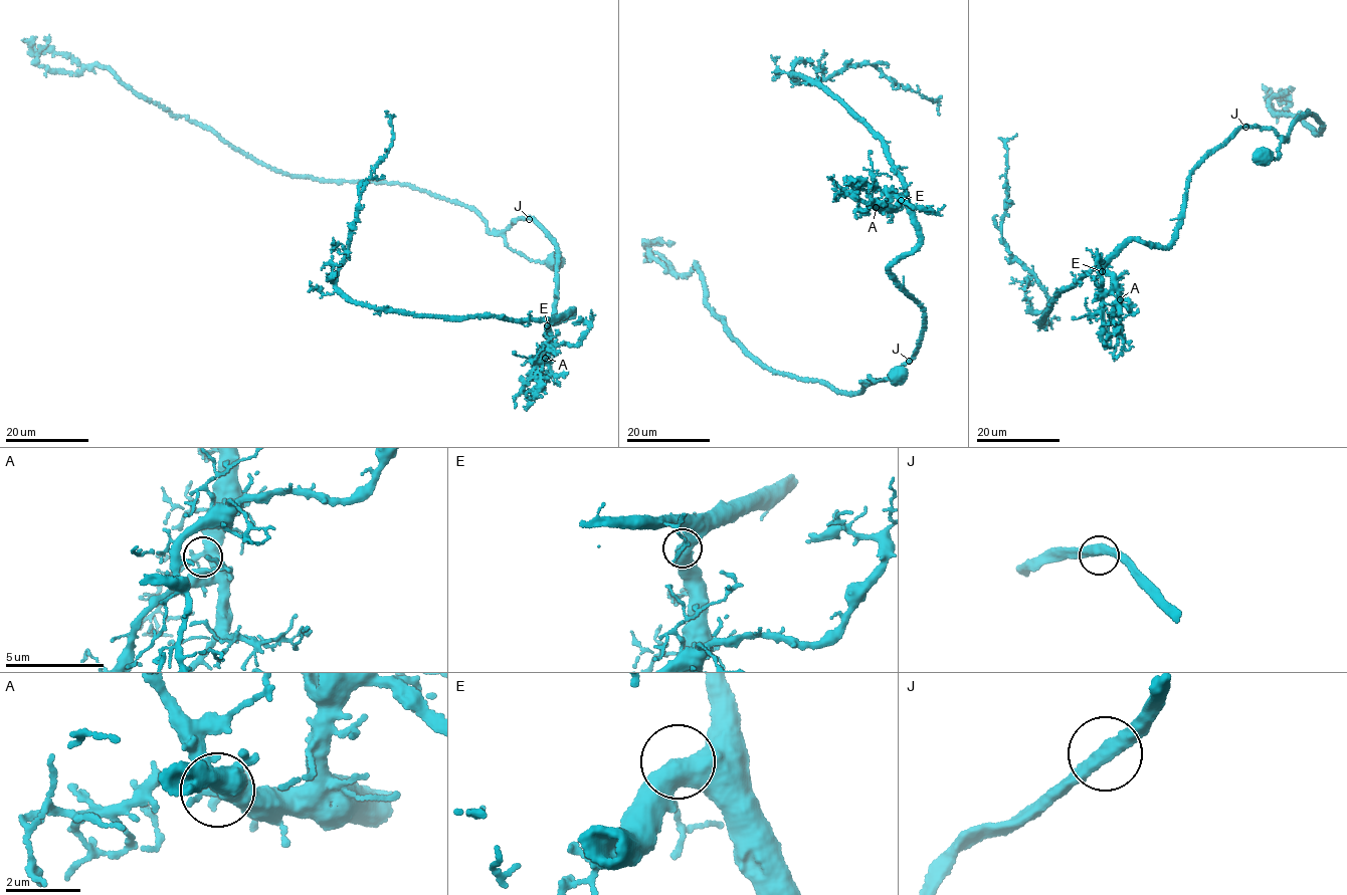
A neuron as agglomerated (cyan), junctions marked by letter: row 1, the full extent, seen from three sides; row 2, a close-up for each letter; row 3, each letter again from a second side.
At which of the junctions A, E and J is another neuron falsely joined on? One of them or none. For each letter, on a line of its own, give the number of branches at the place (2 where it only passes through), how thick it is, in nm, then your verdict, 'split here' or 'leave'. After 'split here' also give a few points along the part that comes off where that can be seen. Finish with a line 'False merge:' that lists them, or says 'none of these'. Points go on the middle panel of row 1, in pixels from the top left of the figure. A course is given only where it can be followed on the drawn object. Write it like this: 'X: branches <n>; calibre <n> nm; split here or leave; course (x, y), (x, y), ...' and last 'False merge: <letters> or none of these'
A: branches 3; calibre 420 nm; leave
E: branches 2; calibre 550 nm; leave
J: branches 2; calibre 420 nm; leave
False merge: none of these

